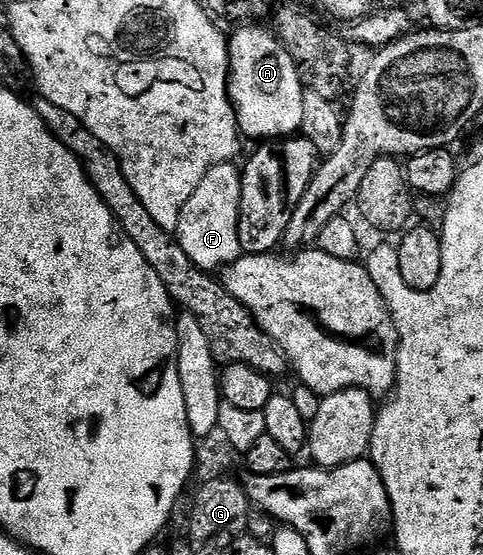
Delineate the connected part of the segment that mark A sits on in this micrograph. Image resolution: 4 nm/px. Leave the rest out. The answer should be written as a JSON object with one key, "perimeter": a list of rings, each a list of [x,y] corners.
{"perimeter":[[[242,27],[237,30],[238,33],[235,37],[231,36],[229,38],[228,44],[230,46],[230,80],[228,82],[228,88],[230,90],[230,99],[234,103],[234,108],[238,114],[238,127],[239,130],[247,138],[250,137],[262,137],[258,139],[285,139],[291,135],[297,134],[302,127],[302,121],[304,119],[304,103],[307,101],[307,94],[302,94],[302,89],[304,90],[304,77],[300,72],[297,65],[295,65],[293,59],[290,57],[289,53],[286,52],[285,45],[278,40],[277,36],[269,28],[262,29],[266,27]]]}

